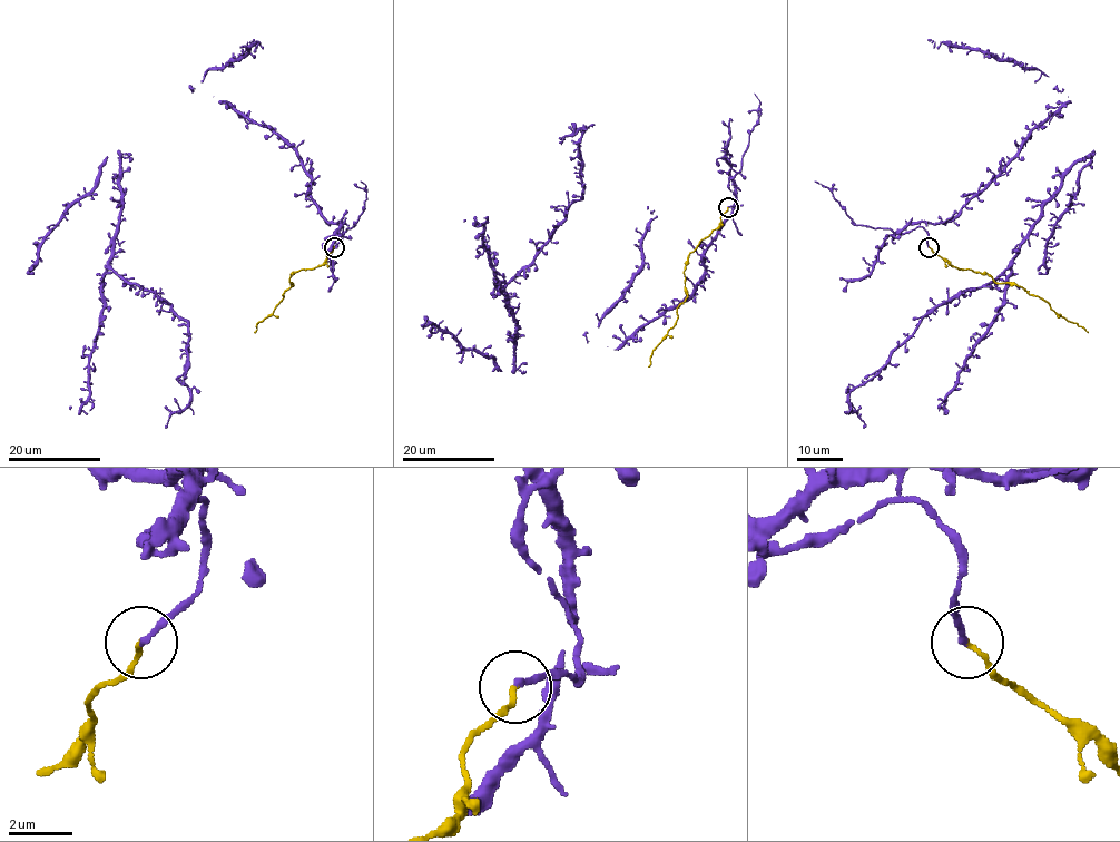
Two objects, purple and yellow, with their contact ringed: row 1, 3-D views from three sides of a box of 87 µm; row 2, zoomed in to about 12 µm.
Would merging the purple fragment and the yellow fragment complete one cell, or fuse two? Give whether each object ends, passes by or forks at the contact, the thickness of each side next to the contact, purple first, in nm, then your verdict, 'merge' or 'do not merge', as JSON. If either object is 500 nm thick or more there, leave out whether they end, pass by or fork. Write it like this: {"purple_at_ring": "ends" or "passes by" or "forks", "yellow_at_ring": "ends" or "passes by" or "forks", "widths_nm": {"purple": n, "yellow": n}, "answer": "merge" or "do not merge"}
{"purple_at_ring": "ends", "yellow_at_ring": "ends", "widths_nm": {"purple": 190, "yellow": 140}, "answer": "merge"}

